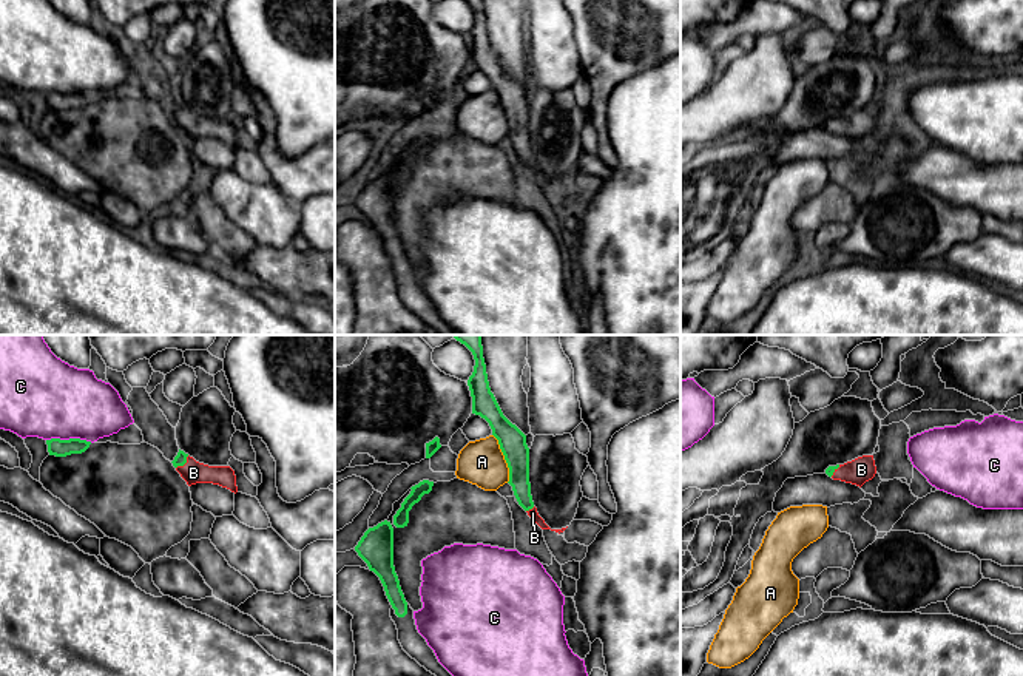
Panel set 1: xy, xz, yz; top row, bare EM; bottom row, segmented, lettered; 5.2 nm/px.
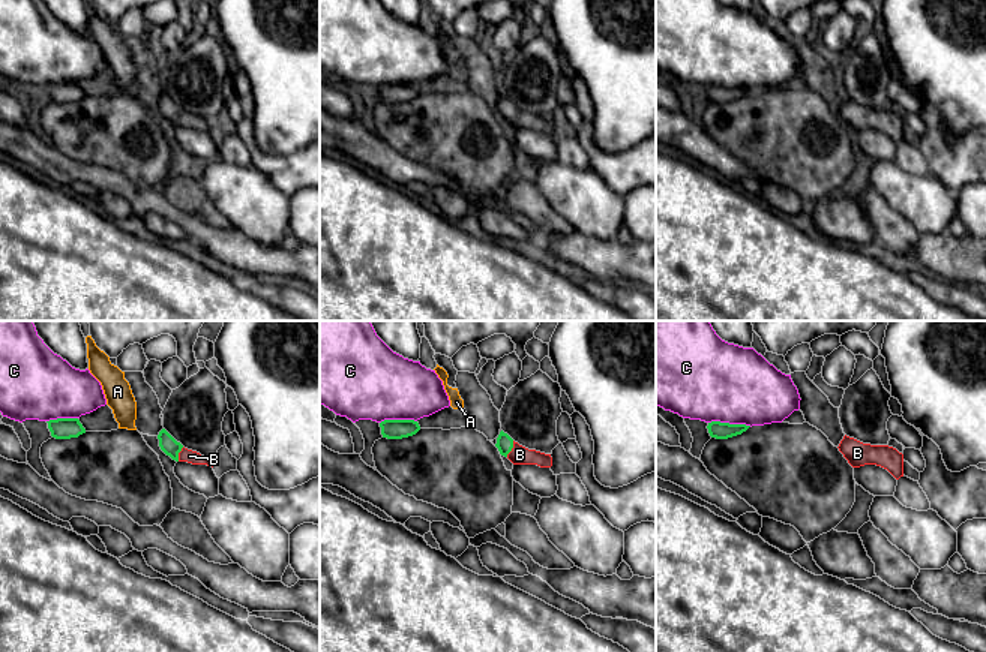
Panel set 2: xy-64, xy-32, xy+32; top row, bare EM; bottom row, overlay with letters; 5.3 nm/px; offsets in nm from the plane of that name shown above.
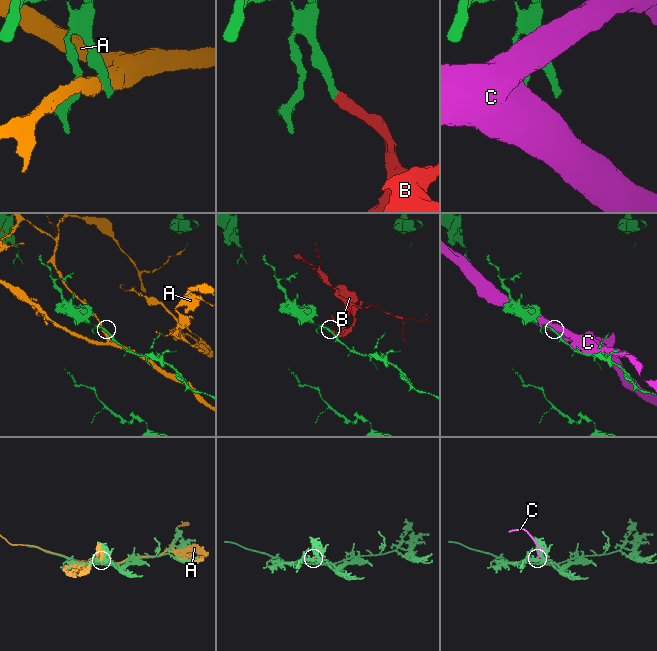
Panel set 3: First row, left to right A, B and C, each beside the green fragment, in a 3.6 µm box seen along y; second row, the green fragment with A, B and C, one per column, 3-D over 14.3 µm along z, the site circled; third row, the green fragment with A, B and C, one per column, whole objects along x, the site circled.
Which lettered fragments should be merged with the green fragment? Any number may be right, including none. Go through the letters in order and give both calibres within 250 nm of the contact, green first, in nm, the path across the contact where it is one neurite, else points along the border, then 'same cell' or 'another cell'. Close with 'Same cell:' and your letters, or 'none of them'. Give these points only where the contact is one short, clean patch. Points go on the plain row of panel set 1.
A: 140/240 nm | along xz (492, 88), (508, 122), (508, 136) | another cell
B: 60/120 nm | across xy (181, 113), (184, 118), (193, 127) | same cell
C: 100/420 nm | another cell
Same cell: B

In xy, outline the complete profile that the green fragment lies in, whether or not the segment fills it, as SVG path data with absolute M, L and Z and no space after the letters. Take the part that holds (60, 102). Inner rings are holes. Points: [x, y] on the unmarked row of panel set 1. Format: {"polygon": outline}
{"polygon": "M51 93L46 94L46 99L49 110L66 111L71 108L85 106L89 102L91 96L80 93L69 93L69 94Z"}

